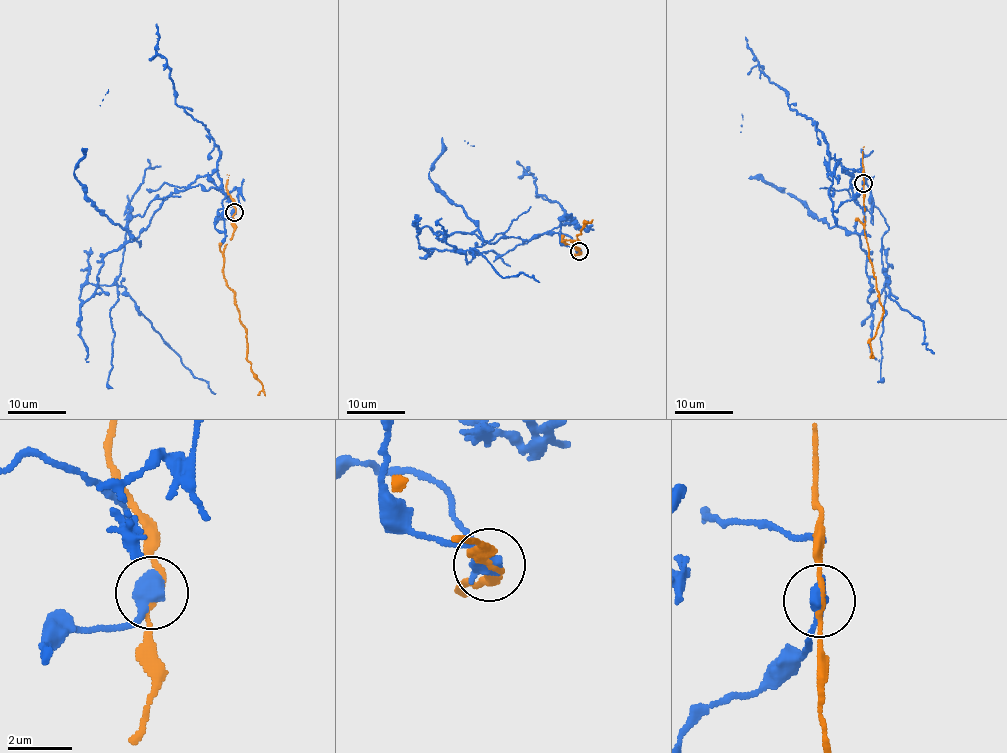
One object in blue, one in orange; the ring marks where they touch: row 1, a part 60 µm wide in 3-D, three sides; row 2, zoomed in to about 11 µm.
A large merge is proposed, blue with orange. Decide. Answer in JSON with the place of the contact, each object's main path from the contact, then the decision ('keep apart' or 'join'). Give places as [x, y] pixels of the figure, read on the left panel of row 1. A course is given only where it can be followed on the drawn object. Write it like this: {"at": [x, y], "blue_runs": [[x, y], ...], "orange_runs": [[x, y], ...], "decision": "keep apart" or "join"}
{"at": [234, 212], "blue_runs": [[233, 212], [214, 227], [222, 179], [196, 177], [79, 298], [120, 271], [127, 217], [180, 197]], "orange_runs": [[235, 212], [233, 235], [223, 250], [224, 278], [234, 293], [239, 321], [247, 334], [251, 370], [265, 396]], "decision": "keep apart"}

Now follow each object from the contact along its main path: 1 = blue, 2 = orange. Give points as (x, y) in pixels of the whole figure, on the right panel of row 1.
1: (864, 183), (834, 211), (829, 154), (862, 210), (873, 303), (886, 277), (882, 213), (819, 189)
2: (863, 182), (864, 237), (883, 317), (877, 334), (870, 340), (869, 358)

